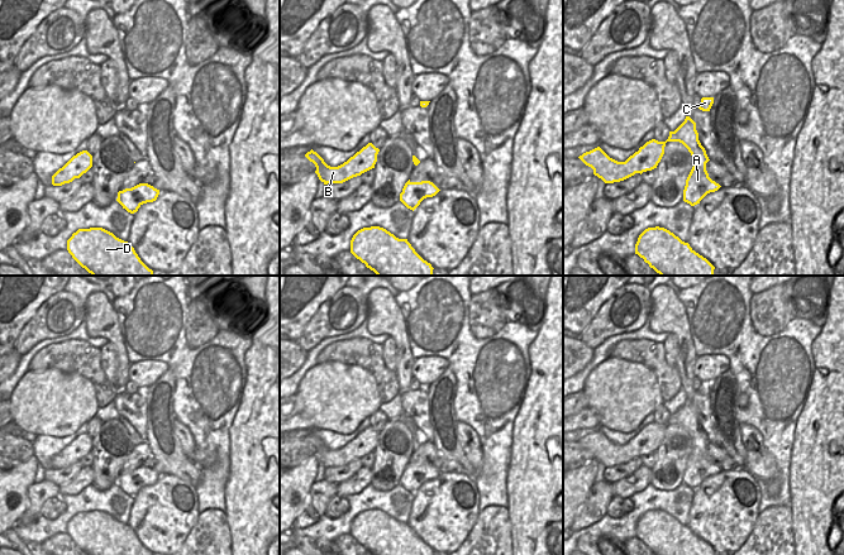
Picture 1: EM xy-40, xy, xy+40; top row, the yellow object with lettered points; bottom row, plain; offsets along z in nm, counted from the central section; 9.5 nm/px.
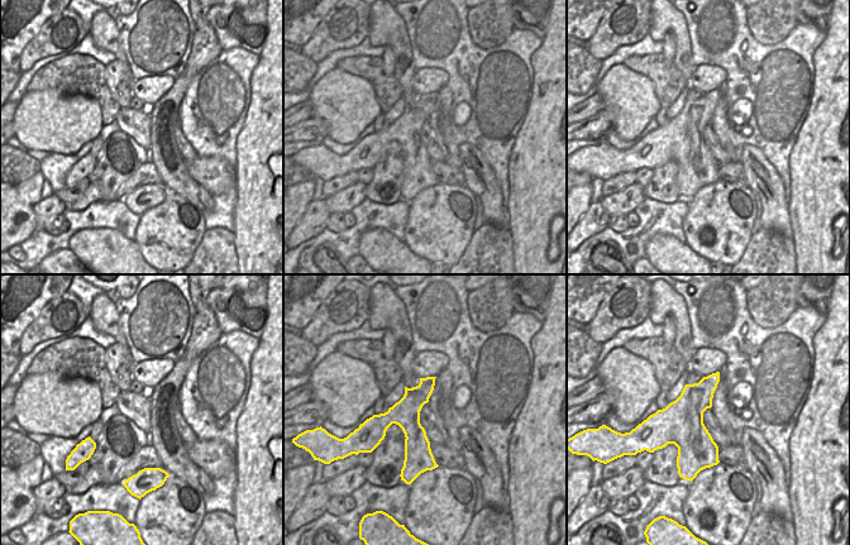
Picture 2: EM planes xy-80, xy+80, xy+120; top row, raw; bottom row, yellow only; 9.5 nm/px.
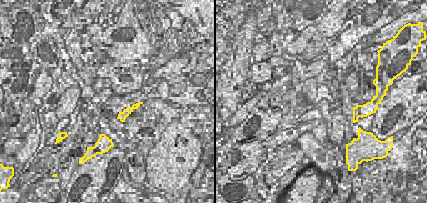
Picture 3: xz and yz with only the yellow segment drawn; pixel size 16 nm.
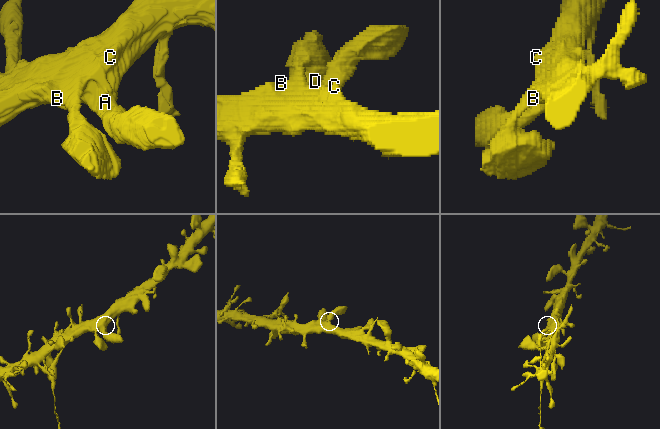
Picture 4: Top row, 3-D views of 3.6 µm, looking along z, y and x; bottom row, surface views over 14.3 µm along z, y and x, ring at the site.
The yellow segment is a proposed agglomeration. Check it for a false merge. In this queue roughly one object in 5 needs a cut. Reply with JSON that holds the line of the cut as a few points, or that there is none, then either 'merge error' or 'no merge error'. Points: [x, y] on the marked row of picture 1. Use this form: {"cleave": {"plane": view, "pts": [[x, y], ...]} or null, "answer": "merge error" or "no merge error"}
{"cleave": null, "answer": "no merge error"}

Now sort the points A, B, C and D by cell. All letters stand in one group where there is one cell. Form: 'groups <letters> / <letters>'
groups A B C D

